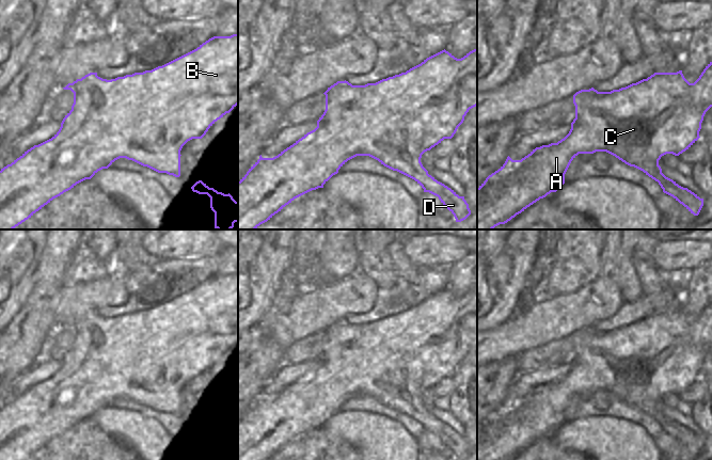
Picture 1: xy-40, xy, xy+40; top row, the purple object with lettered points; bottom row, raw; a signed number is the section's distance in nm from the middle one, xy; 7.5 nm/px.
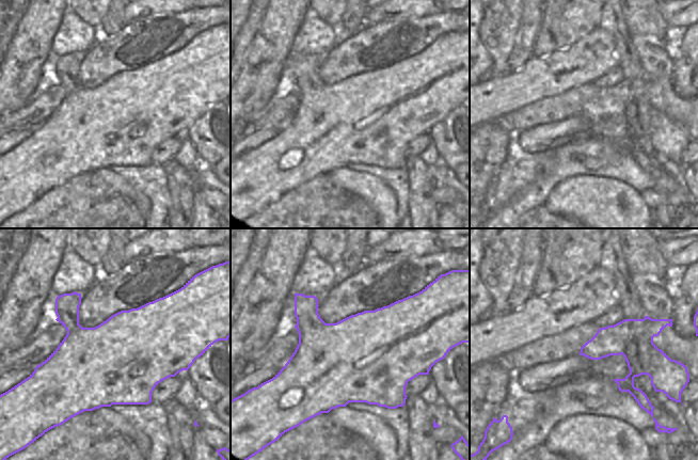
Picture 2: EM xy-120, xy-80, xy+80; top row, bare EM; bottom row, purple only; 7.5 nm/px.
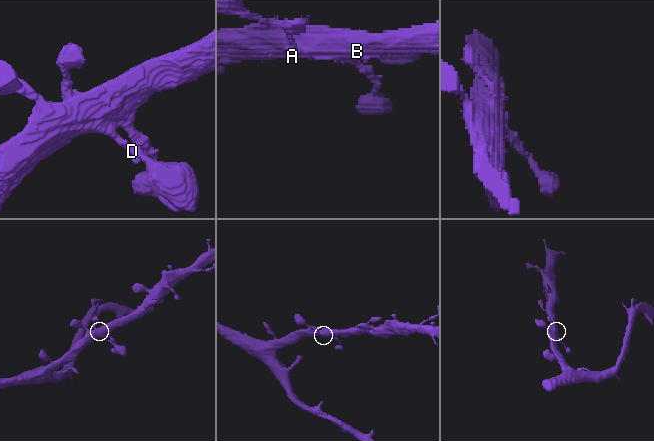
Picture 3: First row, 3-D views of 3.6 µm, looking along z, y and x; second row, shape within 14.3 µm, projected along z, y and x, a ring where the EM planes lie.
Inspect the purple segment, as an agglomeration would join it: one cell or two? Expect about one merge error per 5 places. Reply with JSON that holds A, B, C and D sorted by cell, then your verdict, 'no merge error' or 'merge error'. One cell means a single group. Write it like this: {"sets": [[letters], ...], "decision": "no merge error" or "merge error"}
{"sets": [["A", "B", "C", "D"]], "decision": "no merge error"}

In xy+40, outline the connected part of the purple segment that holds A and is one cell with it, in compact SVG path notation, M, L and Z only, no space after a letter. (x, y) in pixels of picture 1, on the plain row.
M712 301L706 305L694 322L690 322L684 317L682 310L654 312L647 318L611 331L598 331L594 327L581 329L573 334L573 343L575 358L571 362L569 372L564 378L557 382L536 386L521 399L512 399L508 395L505 402L477 427L477 460L510 460L540 438L551 431L556 431L565 423L565 413L571 400L579 393L596 391L606 391L626 403L643 410L659 422L664 432L673 435L694 455L699 454L703 445L703 438L666 416L662 412L659 399L666 393L679 395L700 377L699 370L703 355L712 346Z

